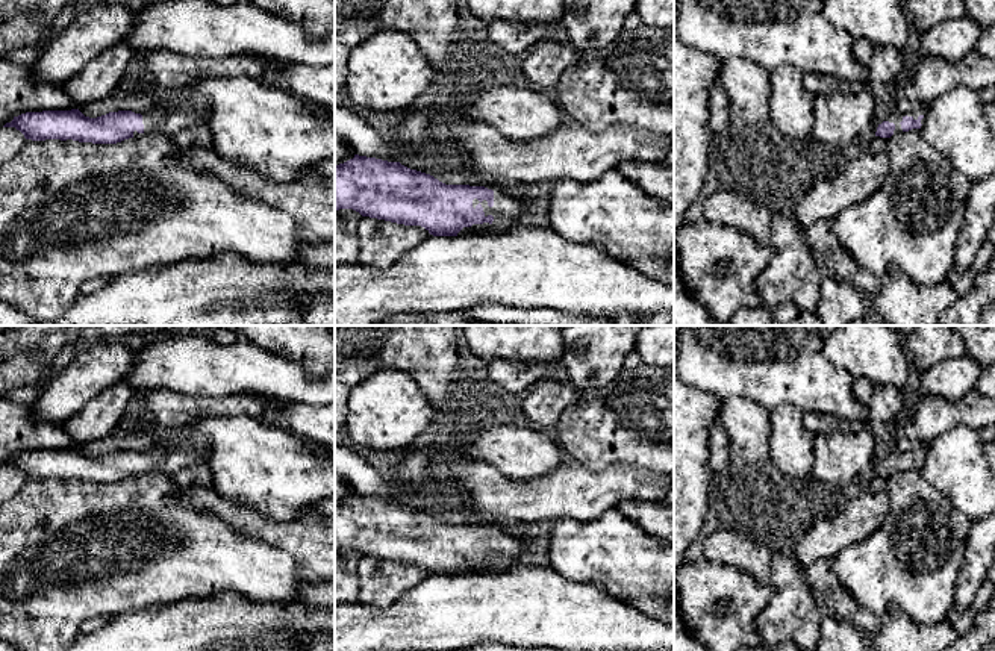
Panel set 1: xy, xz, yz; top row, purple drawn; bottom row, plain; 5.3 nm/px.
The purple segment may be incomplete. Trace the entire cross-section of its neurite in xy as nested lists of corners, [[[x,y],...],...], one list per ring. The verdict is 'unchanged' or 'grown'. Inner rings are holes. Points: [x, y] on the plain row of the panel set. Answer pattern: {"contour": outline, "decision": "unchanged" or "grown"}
{"contour": [[[179,438],[151,451],[118,450],[89,457],[79,448],[26,451],[3,466],[15,466],[26,478],[73,478],[92,483],[117,483],[156,472],[174,475],[194,463],[206,463],[209,447],[194,438]]], "decision": "grown"}

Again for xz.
{"contour": [[[354,494],[335,504],[335,550],[353,548],[362,556],[404,565],[421,565],[433,575],[457,575],[463,566],[489,562],[492,571],[510,571],[521,565],[524,542],[506,527],[445,524],[430,513],[410,509],[400,501]]], "decision": "grown"}

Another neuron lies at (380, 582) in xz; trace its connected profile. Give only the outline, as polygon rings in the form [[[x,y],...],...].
[[[362,556],[357,565],[357,603],[371,609],[385,609],[430,575],[433,574],[421,565]]]

